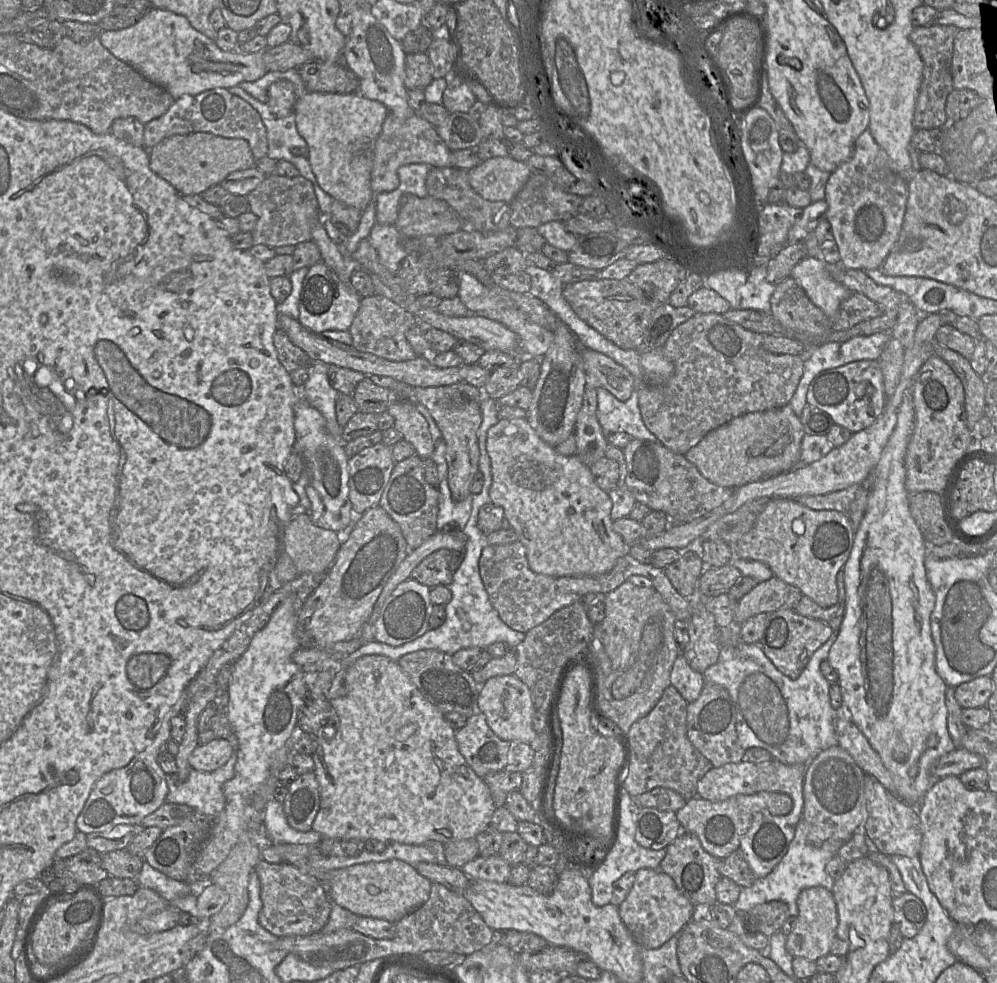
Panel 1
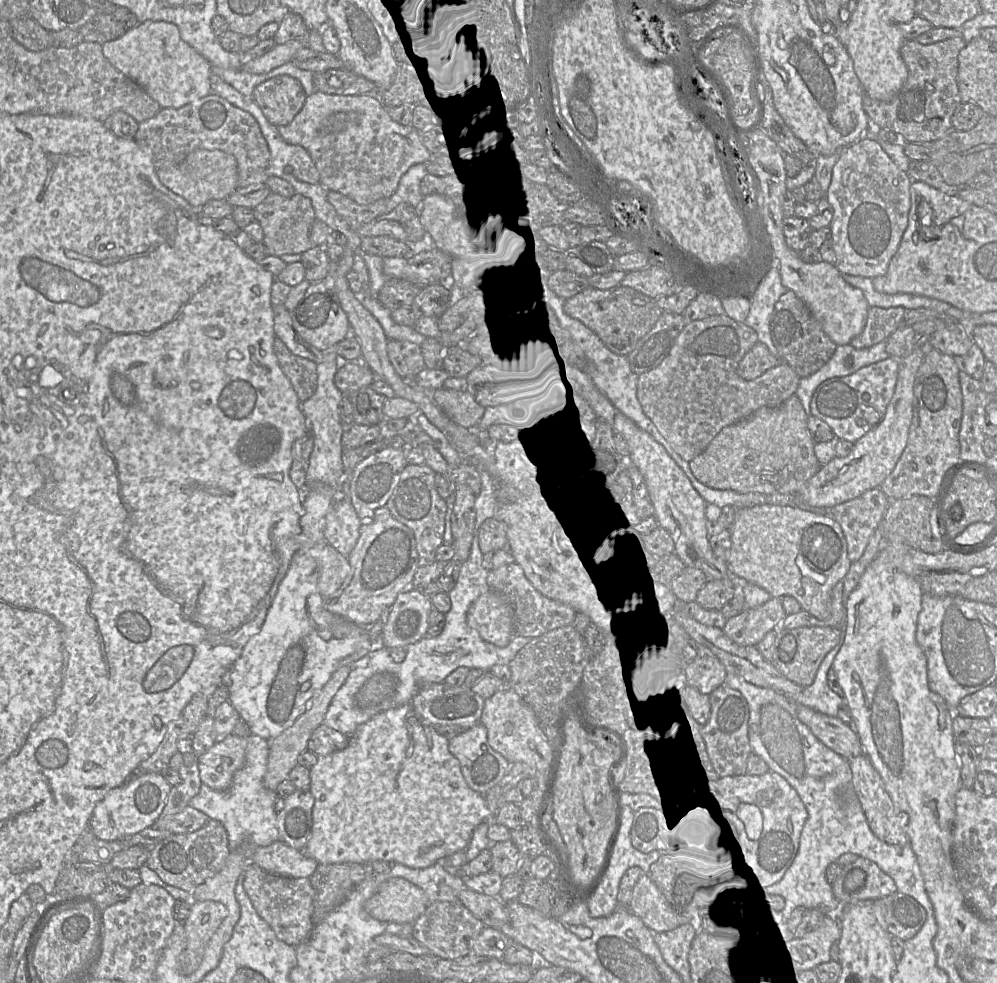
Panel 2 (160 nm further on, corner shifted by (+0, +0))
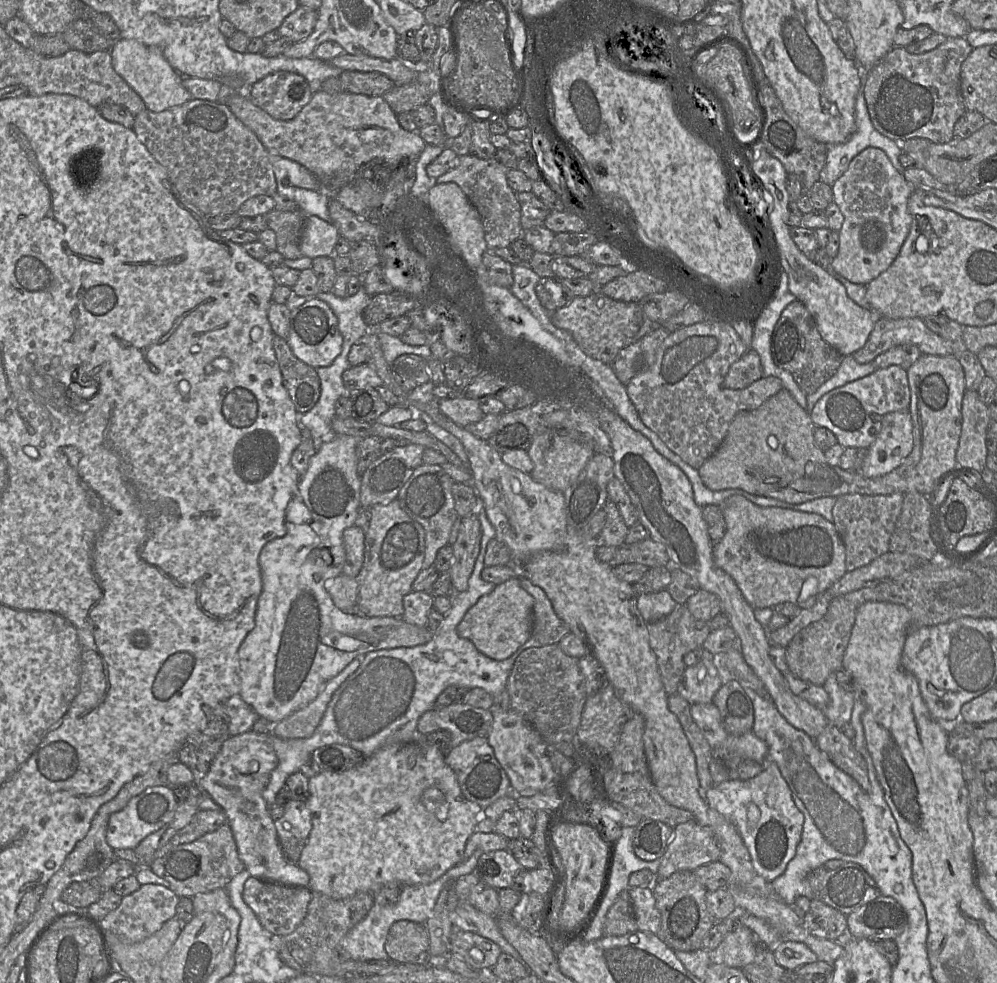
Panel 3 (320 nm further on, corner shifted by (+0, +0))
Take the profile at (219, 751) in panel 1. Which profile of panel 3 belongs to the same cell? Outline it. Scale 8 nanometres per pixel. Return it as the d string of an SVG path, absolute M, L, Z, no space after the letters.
M247 731L237 736L228 737L213 760L209 772L201 780L204 793L209 795L222 807L230 825L239 857L251 876L289 886L308 887L310 877L298 864L287 860L281 848L274 820L269 813L269 806L263 798L271 772L279 763L277 754L271 743L270 734Z

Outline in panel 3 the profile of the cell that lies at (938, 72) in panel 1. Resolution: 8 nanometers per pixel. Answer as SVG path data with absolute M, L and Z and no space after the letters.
M965 37L948 38L947 41L940 44L935 49L922 54L911 54L905 49L905 47L893 46L880 61L878 61L870 69L864 72L863 95L873 127L879 133L897 143L902 143L911 138L925 138L934 143L949 142L954 137L955 123L966 111L965 104L963 102L963 97L960 91L960 71L962 63L970 54L972 49L973 48L966 41Z

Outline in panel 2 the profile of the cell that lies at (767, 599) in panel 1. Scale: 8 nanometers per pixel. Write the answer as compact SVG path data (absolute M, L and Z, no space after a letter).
M771 597L755 608L745 608L727 619L722 628L725 635L742 646L757 646L764 636L778 628L786 616L782 599Z

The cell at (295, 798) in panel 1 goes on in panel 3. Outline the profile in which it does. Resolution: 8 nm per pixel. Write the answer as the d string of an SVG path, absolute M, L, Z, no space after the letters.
M290 799L282 817L274 821L277 836L288 861L298 864L312 829L307 801Z

